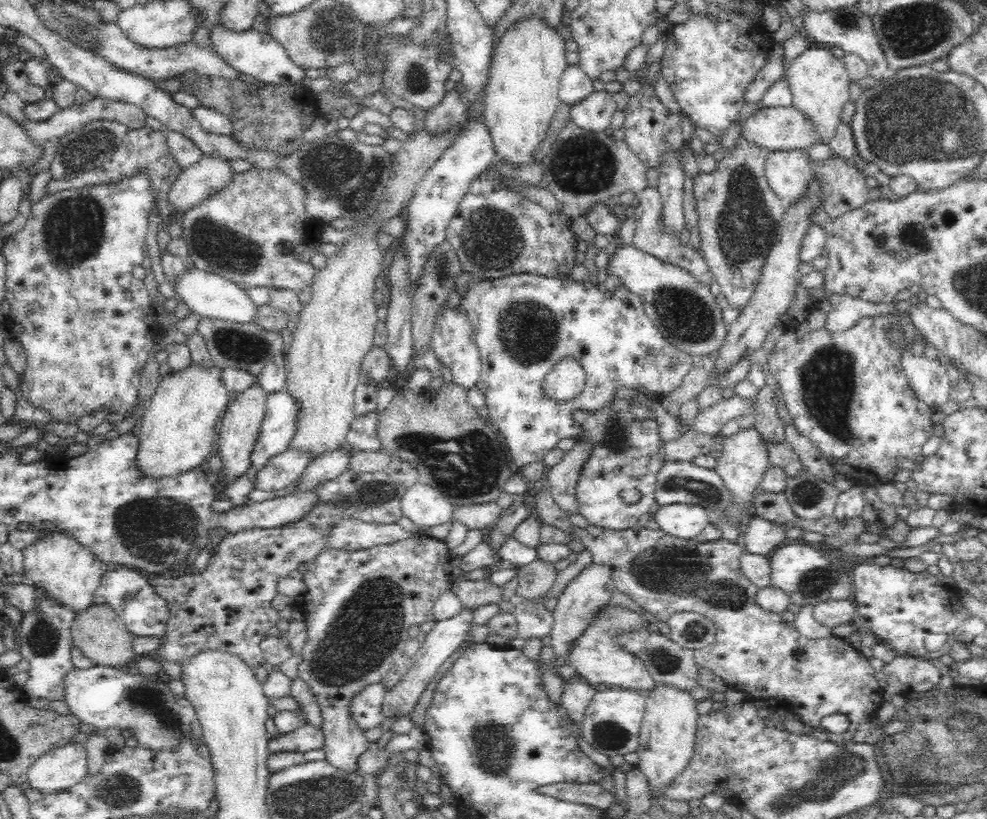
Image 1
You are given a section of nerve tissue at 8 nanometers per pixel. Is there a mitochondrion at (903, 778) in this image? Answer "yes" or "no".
yes

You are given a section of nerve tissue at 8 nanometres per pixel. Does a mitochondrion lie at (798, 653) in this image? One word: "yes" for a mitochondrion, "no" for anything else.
no

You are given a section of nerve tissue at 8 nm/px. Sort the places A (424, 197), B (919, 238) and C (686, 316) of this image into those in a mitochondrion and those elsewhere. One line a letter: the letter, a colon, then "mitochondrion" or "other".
A: other
B: mitochondrion
C: mitochondrion

